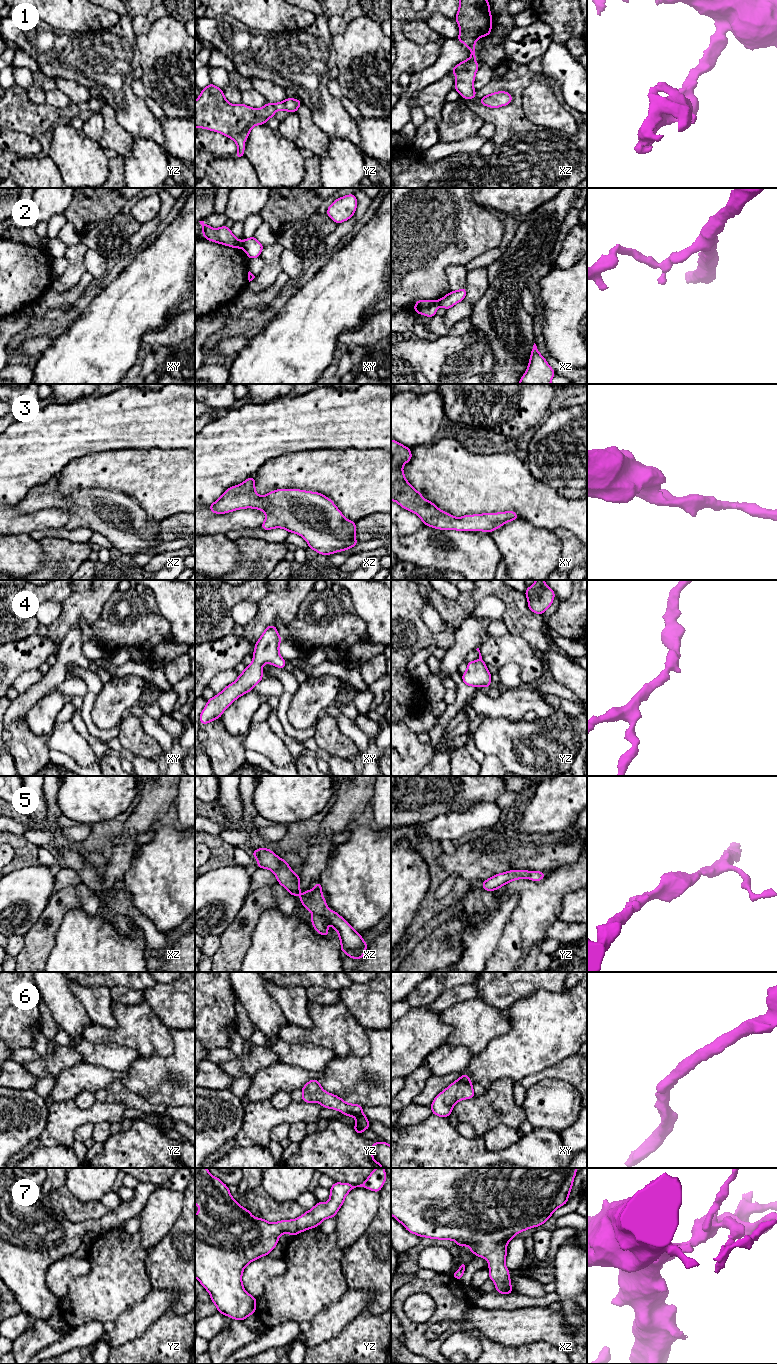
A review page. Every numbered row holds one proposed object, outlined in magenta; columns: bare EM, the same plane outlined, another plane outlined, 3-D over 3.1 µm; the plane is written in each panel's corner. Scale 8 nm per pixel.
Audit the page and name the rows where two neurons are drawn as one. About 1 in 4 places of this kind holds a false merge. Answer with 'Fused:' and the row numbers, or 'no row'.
Fused: 2

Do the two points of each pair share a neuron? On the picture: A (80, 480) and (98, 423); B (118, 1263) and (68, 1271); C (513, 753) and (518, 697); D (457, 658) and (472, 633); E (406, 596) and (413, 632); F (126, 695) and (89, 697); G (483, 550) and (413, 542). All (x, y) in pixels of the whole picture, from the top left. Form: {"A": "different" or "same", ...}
{"A": "different", "B": "different", "C": "different", "D": "same", "E": "same", "F": "different", "G": "same"}

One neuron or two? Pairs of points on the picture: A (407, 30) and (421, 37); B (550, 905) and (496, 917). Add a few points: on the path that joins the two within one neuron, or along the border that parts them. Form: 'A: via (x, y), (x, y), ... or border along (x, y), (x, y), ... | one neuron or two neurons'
A: via (410, 30), (414, 30), (418, 34) | one neuron
B: border along (514, 893), (517, 896), (517, 905), (502, 934) | two neurons

